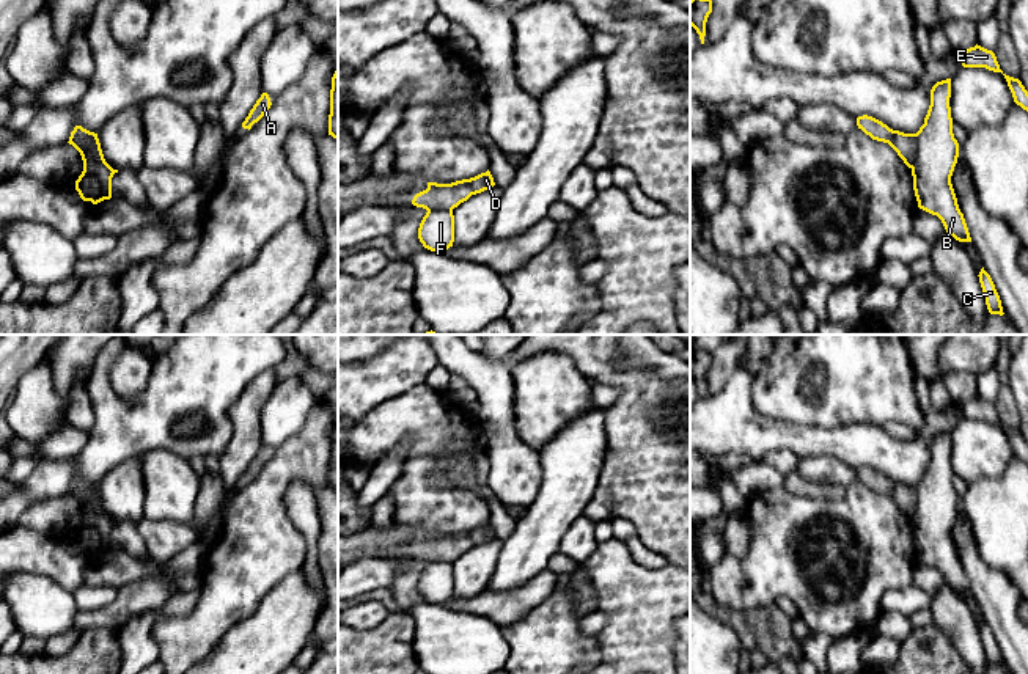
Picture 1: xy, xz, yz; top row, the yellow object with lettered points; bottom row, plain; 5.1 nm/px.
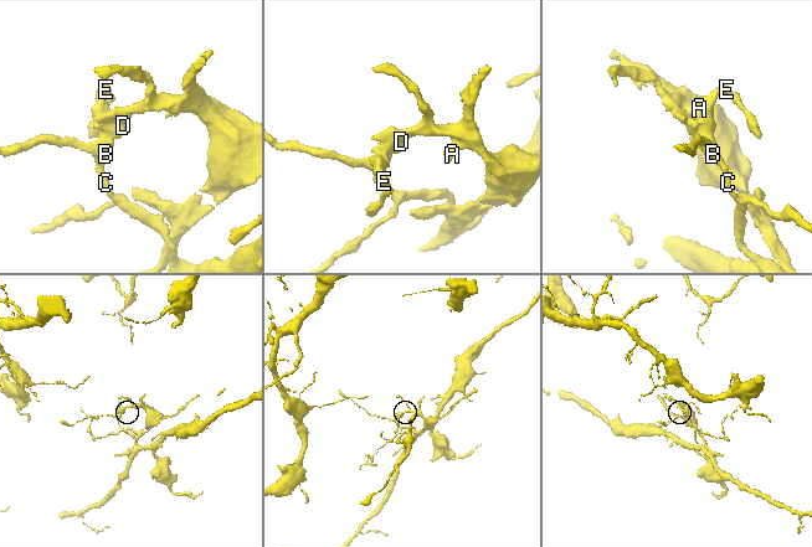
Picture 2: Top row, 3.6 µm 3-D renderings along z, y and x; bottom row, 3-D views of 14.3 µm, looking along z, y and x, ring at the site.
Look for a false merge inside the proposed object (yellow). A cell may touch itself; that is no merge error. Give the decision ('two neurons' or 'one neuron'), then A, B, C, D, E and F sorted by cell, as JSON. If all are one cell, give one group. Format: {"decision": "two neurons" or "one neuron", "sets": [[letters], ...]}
{"decision": "two neurons", "sets": [["A", "D"], ["B", "C", "E", "F"]]}

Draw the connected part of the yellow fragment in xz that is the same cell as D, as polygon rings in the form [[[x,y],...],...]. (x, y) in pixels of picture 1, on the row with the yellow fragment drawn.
[[[489,170],[475,178],[456,181],[451,184],[428,182],[428,189],[417,193],[412,200],[412,204],[426,211],[453,211],[461,203],[467,201],[472,195],[489,190],[494,185],[495,182]]]

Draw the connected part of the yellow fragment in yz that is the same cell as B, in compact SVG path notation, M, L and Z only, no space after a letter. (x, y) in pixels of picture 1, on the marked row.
M951 79L937 82L931 90L931 105L916 135L916 160L912 168L918 207L937 215L946 233L959 242L971 242L964 214L951 184L959 157L953 134Z

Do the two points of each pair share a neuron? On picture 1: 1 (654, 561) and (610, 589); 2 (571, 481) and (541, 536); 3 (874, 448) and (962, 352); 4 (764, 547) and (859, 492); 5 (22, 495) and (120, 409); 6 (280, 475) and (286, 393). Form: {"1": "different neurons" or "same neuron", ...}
{"1": "different neurons", "2": "same neuron", "3": "different neurons", "4": "same neuron", "5": "same neuron", "6": "different neurons"}

